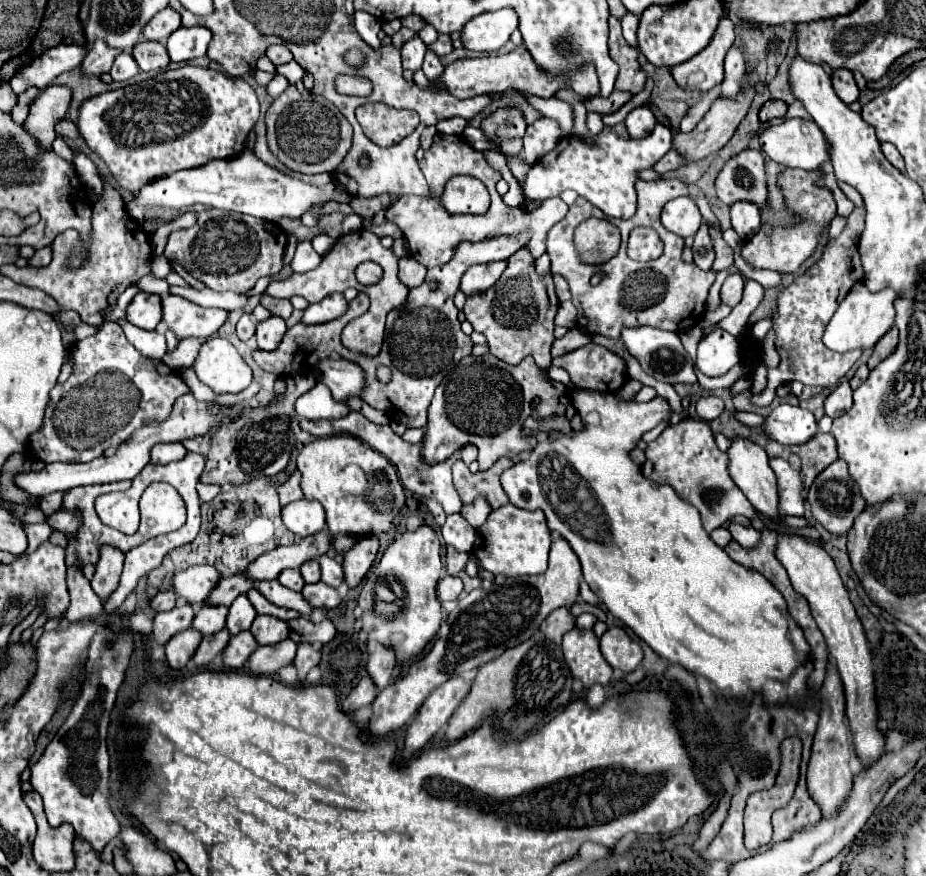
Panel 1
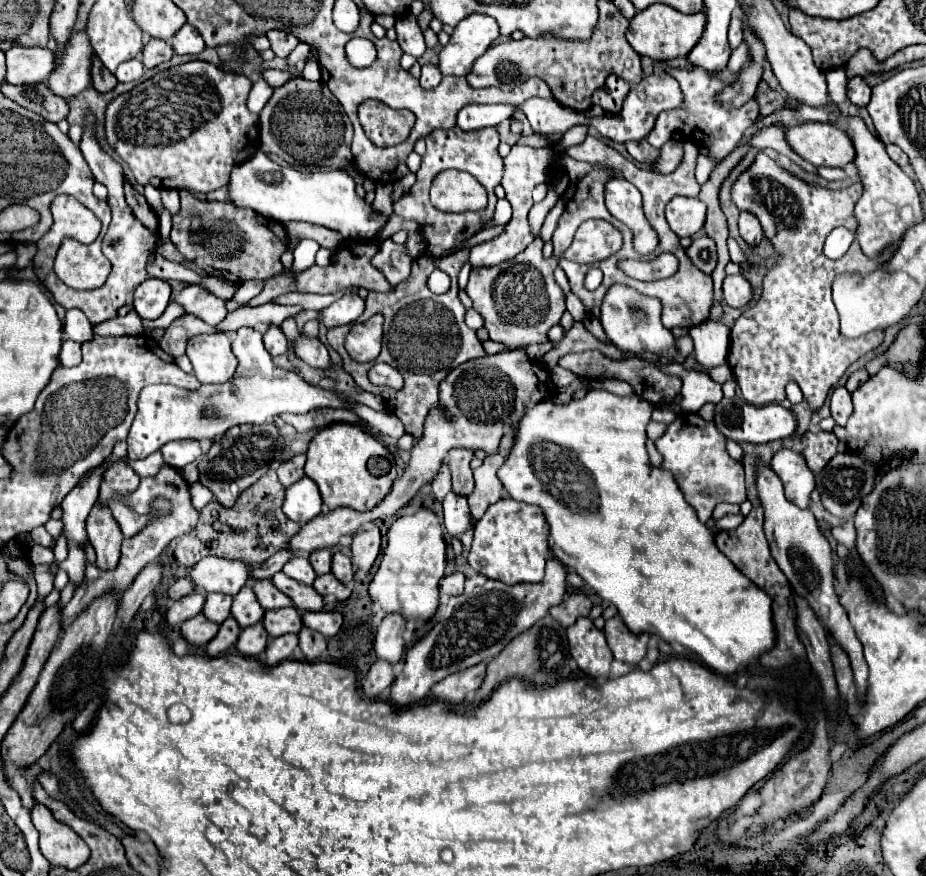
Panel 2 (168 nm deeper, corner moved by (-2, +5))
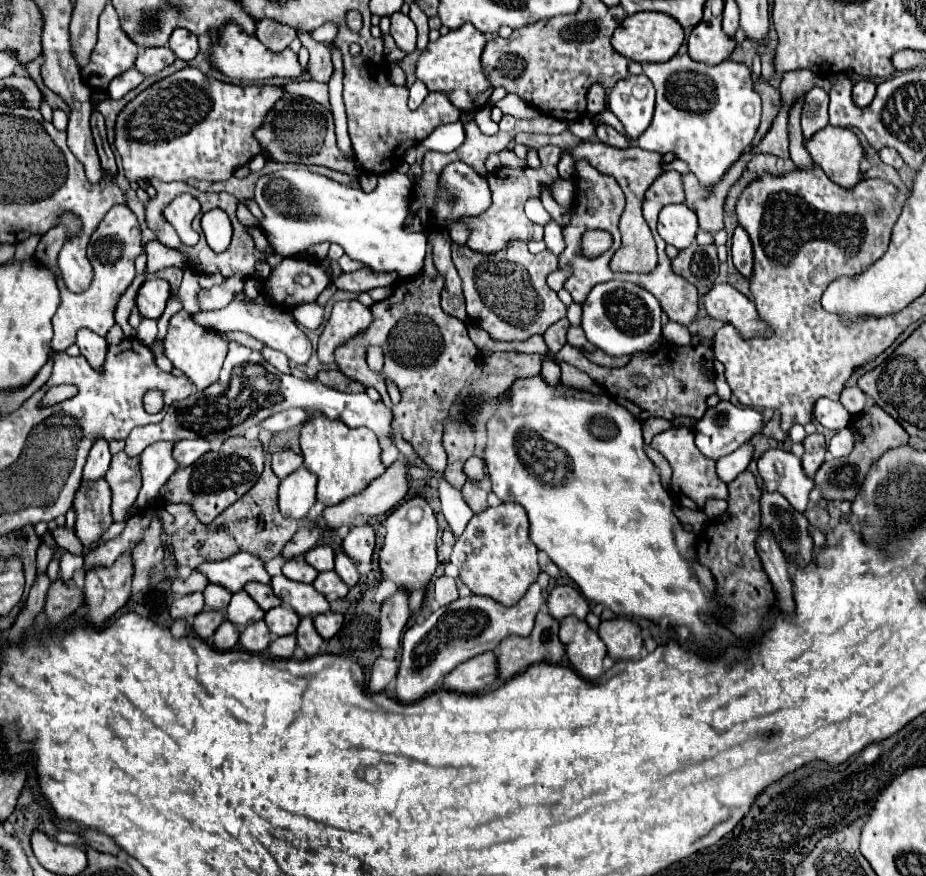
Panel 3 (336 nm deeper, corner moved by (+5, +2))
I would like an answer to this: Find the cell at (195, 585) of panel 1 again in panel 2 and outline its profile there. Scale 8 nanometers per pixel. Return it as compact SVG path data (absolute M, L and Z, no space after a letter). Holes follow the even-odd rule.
M206 556L190 570L190 580L198 592L220 592L236 596L248 582L250 568L238 560L226 560L218 556Z

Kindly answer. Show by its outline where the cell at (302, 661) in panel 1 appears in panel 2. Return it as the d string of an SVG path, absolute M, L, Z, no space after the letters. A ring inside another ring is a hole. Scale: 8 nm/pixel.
M302 628L298 636L300 636L300 648L302 648L308 662L318 660L326 652L326 638L320 632Z

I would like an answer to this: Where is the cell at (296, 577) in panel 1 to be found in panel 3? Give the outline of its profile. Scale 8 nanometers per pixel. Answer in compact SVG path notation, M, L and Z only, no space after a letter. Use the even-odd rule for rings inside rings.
M293 557L283 565L283 575L287 579L293 581L301 581L301 583L313 583L319 571L313 571L313 567L309 563L305 563L303 557Z

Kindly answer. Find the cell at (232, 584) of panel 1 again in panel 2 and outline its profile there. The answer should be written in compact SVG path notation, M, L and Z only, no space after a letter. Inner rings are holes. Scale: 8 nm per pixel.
M280 550L274 556L270 556L264 564L254 566L252 568L252 580L260 580L260 578L272 578L276 572L282 570L282 566L292 558L290 550Z

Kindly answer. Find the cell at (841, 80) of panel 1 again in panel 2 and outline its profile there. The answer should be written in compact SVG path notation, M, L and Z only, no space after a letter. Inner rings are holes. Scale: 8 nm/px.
M852 76L848 78L848 86L846 86L846 96L852 104L856 106L866 106L870 102L870 88L868 84L860 78L860 76Z

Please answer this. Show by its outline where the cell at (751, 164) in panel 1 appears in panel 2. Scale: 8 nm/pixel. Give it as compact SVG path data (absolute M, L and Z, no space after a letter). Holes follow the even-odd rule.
M760 150L752 166L738 176L730 194L740 210L758 216L764 236L772 240L780 256L776 266L764 276L764 290L756 306L744 310L732 326L728 366L748 404L764 406L782 402L786 398L784 386L796 380L812 410L818 410L846 368L884 340L882 330L870 332L866 340L844 338L830 292L832 280L836 280L838 274L870 274L878 268L880 260L864 256L858 240L852 242L840 260L830 260L822 252L824 240L834 228L844 226L856 232L854 206L862 196L862 184L852 184L840 192L812 186L788 174Z

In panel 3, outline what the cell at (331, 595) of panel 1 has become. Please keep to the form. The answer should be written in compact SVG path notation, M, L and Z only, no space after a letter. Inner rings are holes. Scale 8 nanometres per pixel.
M325 571L325 573L319 573L313 587L323 593L329 602L344 598L349 591L349 587L341 581L341 577L335 575L335 571Z

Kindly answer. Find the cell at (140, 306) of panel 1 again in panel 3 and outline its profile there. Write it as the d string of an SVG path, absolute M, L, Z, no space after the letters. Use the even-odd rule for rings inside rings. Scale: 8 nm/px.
M157 277L147 279L137 293L137 309L143 317L159 319L169 297L171 297L171 287L165 279L157 279Z

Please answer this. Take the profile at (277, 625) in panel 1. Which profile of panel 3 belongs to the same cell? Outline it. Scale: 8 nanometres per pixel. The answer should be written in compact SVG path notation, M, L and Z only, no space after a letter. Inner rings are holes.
M279 605L279 607L273 607L265 613L265 623L267 623L273 637L295 633L299 621L301 621L299 615L291 607L281 607Z

